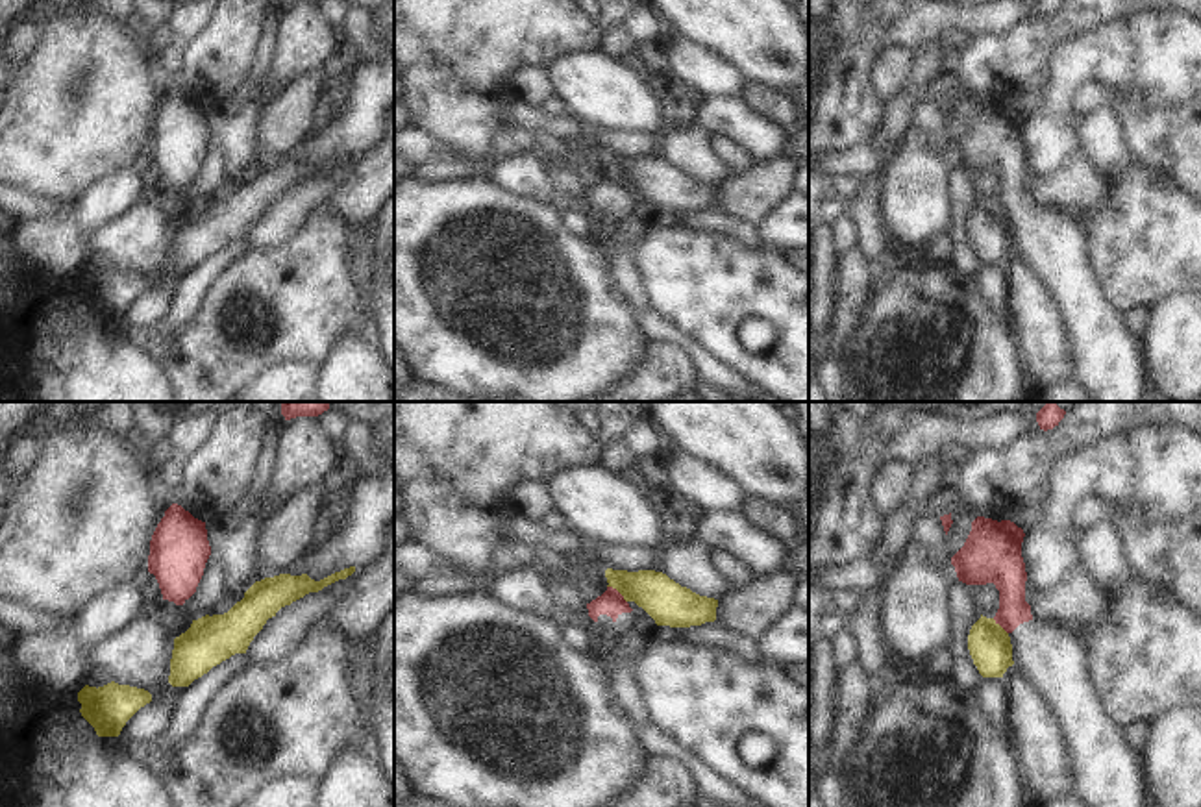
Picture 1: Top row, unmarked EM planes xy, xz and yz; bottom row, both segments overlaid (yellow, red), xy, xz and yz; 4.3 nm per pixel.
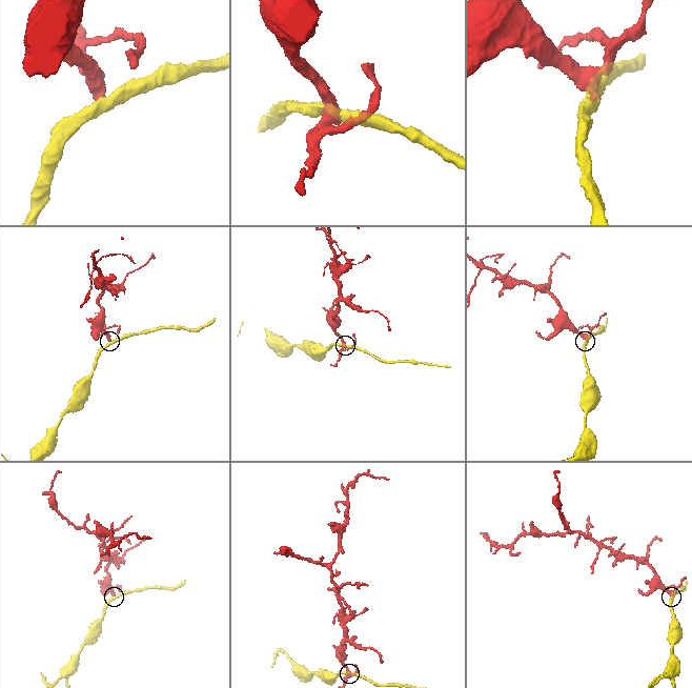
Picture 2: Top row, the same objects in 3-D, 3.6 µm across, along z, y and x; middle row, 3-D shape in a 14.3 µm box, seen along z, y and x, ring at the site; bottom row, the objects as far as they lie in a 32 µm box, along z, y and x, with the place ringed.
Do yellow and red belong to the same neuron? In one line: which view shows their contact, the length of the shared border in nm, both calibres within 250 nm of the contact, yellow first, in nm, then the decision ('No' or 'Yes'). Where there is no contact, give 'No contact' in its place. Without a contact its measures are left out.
Touches yellow in xz. Shared border 120 nm. Thickness 190 nm (yellow) against 110 nm. No

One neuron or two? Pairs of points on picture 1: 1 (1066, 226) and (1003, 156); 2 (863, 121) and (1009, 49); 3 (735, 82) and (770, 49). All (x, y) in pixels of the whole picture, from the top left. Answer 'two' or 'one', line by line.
1: one
2: two
3: two

